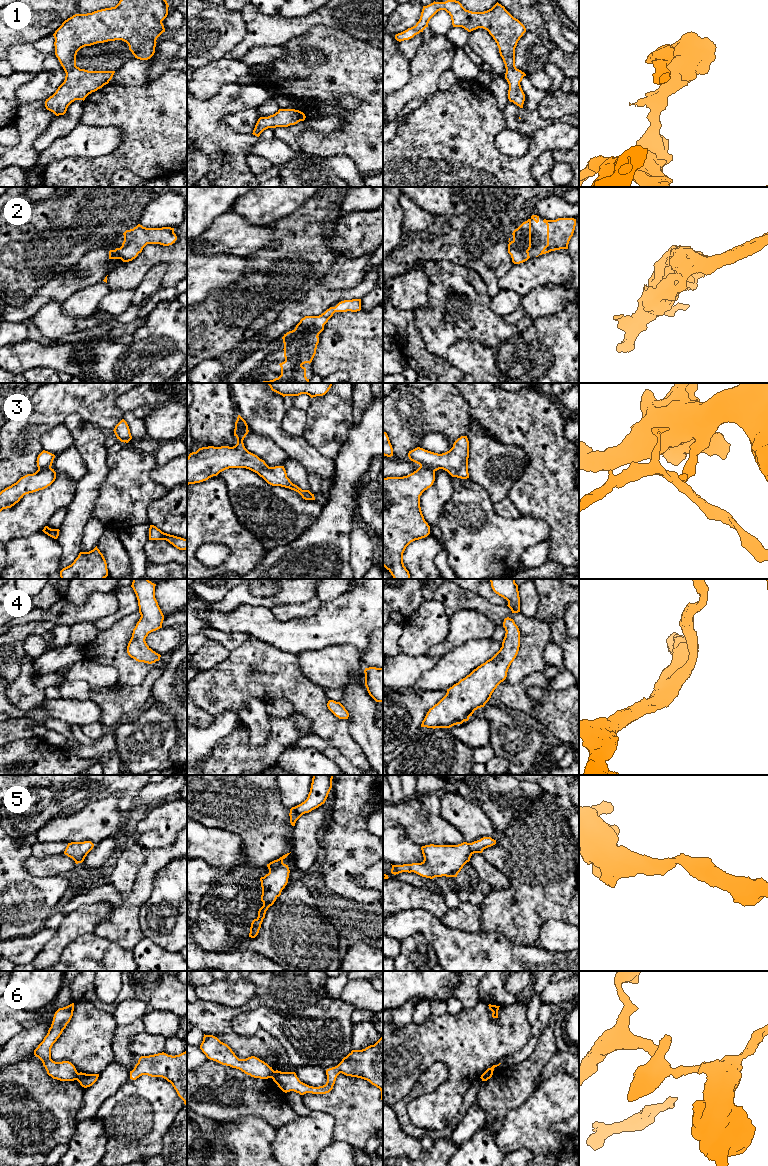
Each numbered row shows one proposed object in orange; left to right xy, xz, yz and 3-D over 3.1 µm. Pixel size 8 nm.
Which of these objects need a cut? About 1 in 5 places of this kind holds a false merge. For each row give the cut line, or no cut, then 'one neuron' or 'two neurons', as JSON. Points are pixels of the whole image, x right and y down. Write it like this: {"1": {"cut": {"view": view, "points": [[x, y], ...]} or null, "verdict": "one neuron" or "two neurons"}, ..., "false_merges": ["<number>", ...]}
{"1": {"cut": null, "verdict": "one neuron"}, "2": {"cut": null, "verdict": "one neuron"}, "3": {"cut": {"view": "yz", "points": [[420, 465], [429, 467], [434, 471]]}, "verdict": "two neurons"}, "4": {"cut": null, "verdict": "one neuron"}, "5": {"cut": null, "verdict": "one neuron"}, "6": {"cut": {"view": "xy", "points": [[78, 1073], [75, 1079]]}, "verdict": "two neurons"}, "false_merges": ["3", "6"]}

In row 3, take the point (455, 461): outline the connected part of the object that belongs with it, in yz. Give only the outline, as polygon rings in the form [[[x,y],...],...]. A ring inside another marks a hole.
[[[467,436],[458,438],[453,447],[442,454],[434,453],[423,448],[417,447],[408,453],[411,461],[430,468],[433,471],[443,469],[452,477],[461,479],[469,478],[468,458],[469,441]]]

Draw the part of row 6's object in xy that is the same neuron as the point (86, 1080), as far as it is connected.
[[[78,1073],[76,1080],[80,1083],[80,1085],[84,1088],[92,1086],[98,1079],[99,1074],[86,1074],[86,1073]]]

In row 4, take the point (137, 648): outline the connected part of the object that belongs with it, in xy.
[[[133,579],[133,588],[141,615],[127,646],[128,655],[138,662],[148,664],[160,660],[161,655],[153,651],[145,639],[149,633],[162,628],[164,615],[155,598],[155,586],[148,579]]]

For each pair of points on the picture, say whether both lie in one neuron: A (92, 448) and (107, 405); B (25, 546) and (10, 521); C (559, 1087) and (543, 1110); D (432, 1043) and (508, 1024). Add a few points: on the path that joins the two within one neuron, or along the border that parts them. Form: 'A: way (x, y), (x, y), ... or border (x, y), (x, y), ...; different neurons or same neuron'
A: border (79, 416), (86, 421), (98, 425), (105, 431); different neurons
B: border (41, 530), (27, 536), (13, 538), (10, 541); different neurons
C: way (558, 1093), (549, 1104); same neuron
D: way (451, 1040), (489, 1040); same neuron

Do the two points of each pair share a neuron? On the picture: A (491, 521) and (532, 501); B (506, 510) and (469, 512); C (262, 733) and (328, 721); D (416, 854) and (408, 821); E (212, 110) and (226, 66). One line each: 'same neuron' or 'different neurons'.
A: different neurons
B: different neurons
C: different neurons
D: different neurons
E: different neurons

